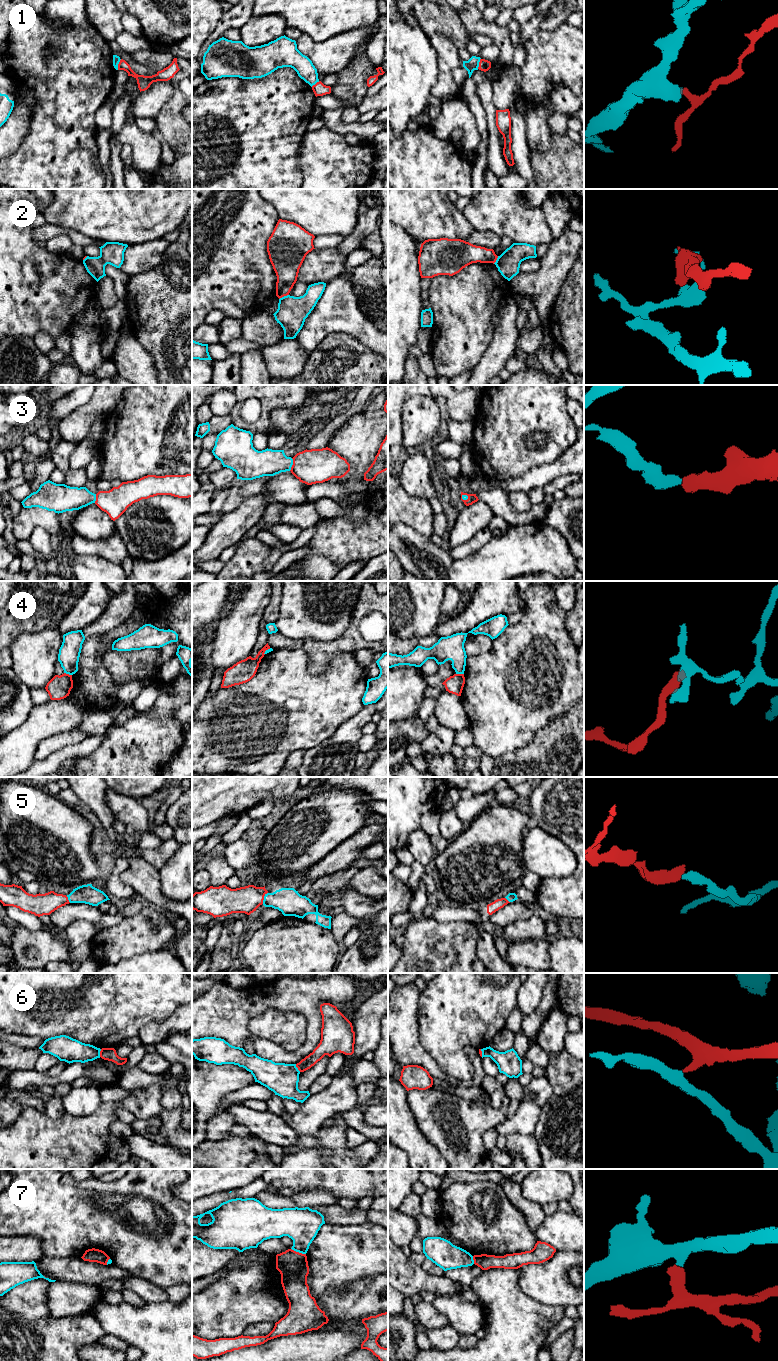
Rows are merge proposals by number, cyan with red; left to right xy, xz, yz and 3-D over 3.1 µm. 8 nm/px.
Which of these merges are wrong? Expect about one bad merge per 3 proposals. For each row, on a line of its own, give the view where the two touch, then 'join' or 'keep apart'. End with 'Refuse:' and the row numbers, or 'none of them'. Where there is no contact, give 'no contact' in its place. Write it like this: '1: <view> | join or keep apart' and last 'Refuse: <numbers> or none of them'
1: xy | keep apart
2: xz | keep apart
3: xz | join
4: xy | keep apart
5: xz | join
6: xy | keep apart
7: xz | keep apart
Refuse: 1, 2, 4, 6, 7

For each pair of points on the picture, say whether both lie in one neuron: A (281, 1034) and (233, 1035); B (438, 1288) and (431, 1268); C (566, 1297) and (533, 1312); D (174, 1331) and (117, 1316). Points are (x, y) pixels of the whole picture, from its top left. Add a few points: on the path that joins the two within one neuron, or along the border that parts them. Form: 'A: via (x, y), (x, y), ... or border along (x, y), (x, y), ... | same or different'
A: border along (248, 1020), (248, 1029), (251, 1032), (277, 1044) | different
B: border along (421, 1265), (431, 1274), (443, 1274) | different
C: border along (527, 1296), (544, 1304), (561, 1305), (563, 1307) | different
D: via (160, 1328), (141, 1327), (131, 1323) | same

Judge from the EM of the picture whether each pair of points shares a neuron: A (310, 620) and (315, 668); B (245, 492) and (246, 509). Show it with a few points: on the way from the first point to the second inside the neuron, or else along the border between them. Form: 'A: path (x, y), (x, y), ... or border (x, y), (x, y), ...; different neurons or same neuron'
A: border (336, 638), (325, 643), (314, 639), (304, 641); different neurons
B: border (264, 485), (258, 493), (225, 512); different neurons

